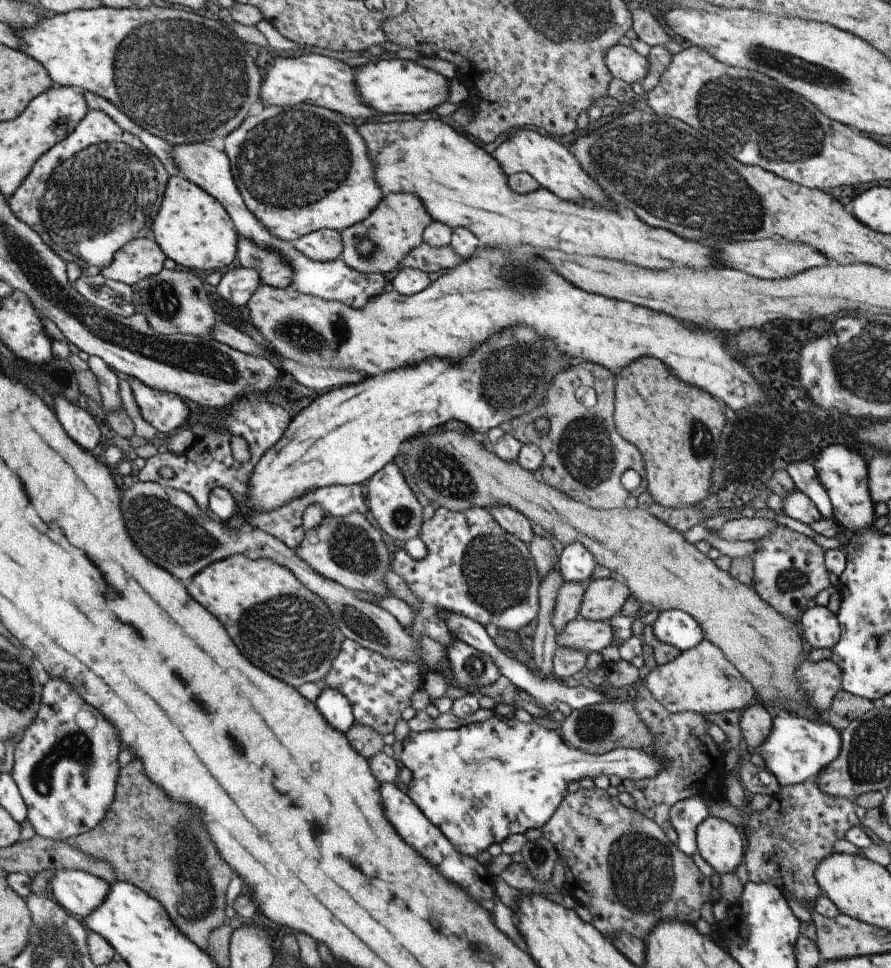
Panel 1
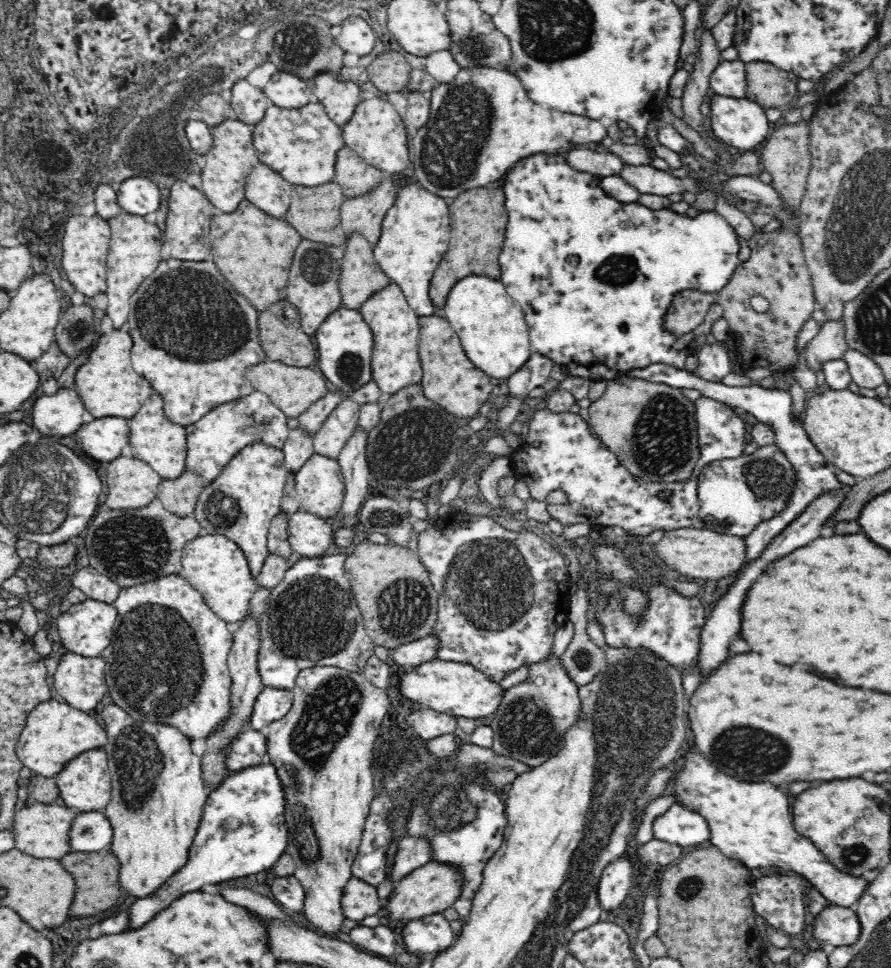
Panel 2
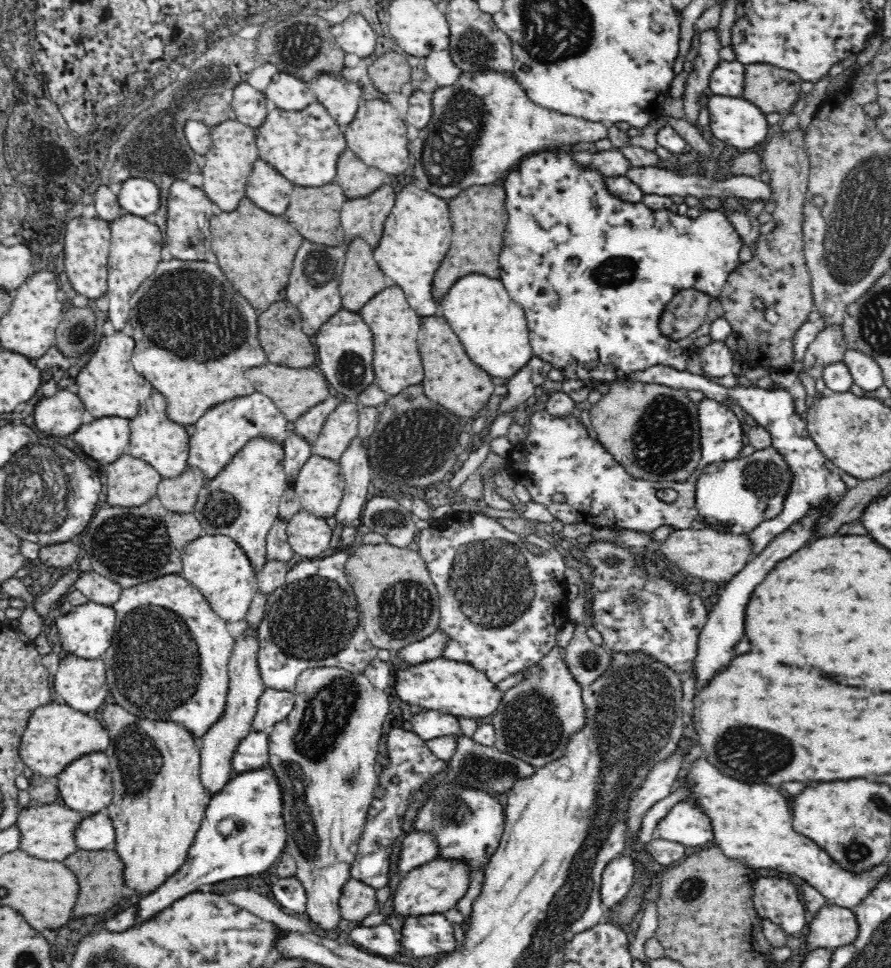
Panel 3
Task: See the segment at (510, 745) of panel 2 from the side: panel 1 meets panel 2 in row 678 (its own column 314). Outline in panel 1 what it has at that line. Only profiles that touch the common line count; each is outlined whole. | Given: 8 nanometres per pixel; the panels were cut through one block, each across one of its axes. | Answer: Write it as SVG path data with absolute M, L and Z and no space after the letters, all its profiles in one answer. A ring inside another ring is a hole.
M354 511L344 517L324 516L318 526L303 533L303 539L295 552L312 570L348 590L358 590L358 594L374 594L374 598L378 599L394 596L384 582L386 572L392 571L392 553L382 540L382 529L374 527L374 523L368 521L364 513Z

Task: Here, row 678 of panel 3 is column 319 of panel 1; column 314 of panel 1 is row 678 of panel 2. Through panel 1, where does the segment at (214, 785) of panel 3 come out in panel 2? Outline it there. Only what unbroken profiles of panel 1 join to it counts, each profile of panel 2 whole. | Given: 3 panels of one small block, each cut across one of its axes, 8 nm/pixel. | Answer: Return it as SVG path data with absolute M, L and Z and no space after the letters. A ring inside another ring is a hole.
M248 610L246 616L242 618L242 621L241 627L233 634L233 644L232 648L230 648L230 655L227 660L227 666L231 676L231 711L229 717L205 738L206 749L201 760L203 762L201 777L204 781L208 782L210 788L213 789L218 788L218 786L224 782L226 772L228 772L228 775L232 772L228 770L226 763L224 763L226 762L224 750L226 750L226 746L230 744L230 740L234 740L236 736L242 734L244 722L250 721L250 716L252 716L252 712L254 712L256 698L258 698L258 694L260 694L262 688L264 688L257 664L258 652L261 645L258 619L253 618Z

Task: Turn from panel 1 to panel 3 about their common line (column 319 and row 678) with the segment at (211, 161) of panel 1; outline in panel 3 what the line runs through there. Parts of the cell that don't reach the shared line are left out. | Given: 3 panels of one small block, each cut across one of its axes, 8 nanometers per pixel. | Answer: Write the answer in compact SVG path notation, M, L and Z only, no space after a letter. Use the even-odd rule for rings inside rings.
M342 550L326 558L304 560L293 566L287 572L284 584L268 596L265 615L256 628L259 642L257 664L266 687L293 692L298 677L306 669L338 667L348 672L363 673L368 664L378 658L378 648L366 634L363 614L345 573L350 555L351 550Z

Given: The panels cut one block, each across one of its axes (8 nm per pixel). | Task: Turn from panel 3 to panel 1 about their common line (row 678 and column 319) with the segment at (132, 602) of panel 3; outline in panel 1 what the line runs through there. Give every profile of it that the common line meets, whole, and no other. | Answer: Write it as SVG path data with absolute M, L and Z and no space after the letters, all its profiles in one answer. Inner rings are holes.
M312 104L294 106L266 105L260 114L254 114L250 118L246 118L246 122L238 130L233 130L229 135L225 136L224 152L228 155L234 182L248 210L272 235L287 243L302 238L318 229L332 229L333 231L341 232L352 225L364 225L368 215L373 211L373 208L376 208L376 205L379 204L384 195L375 180L373 160L369 158L369 148L364 142L363 136L356 130L352 120L344 117L343 114L335 113L324 107Z

